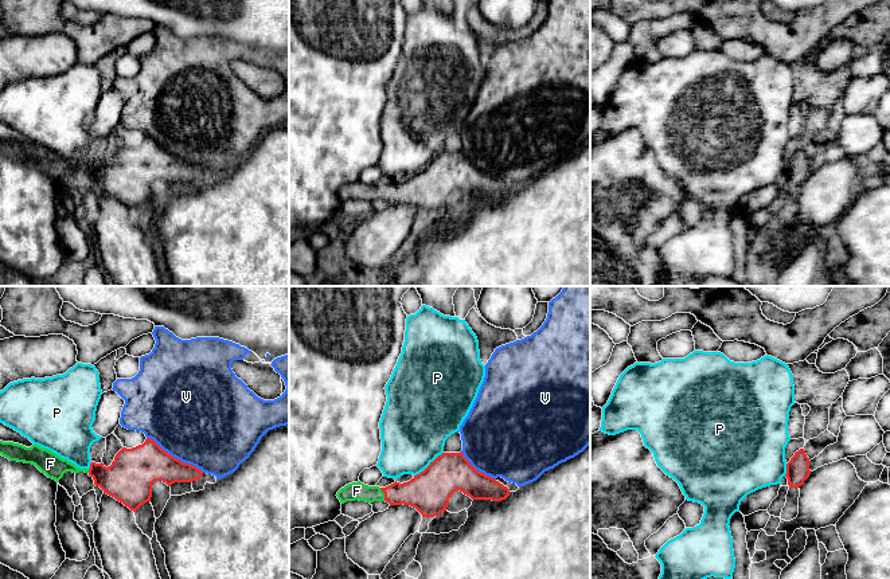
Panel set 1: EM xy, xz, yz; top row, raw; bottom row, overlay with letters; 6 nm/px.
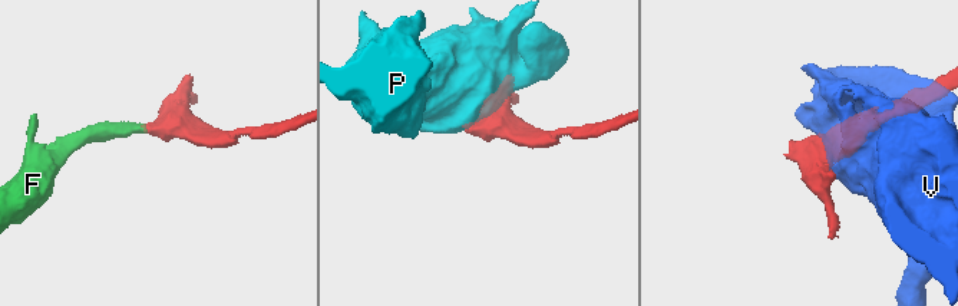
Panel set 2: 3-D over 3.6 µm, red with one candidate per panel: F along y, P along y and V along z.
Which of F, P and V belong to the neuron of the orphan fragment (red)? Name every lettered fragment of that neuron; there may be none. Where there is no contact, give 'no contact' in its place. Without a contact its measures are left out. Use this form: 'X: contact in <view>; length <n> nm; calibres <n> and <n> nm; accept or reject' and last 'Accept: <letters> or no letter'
F: contact in xz; length 90 nm; calibres 240 and 110 nm; accept
P: contact in xz; length 220 nm; calibres 260 and 400 nm; reject
V: contact in xy; length 400 nm; calibres 260 and 500 nm; reject
Accept: F

